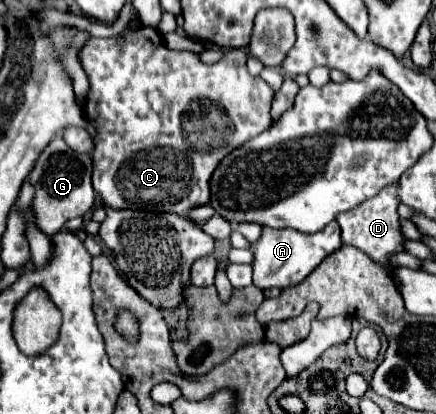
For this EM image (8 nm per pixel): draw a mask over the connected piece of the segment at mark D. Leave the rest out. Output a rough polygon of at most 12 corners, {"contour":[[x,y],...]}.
{"contour":[[397,185],[335,221],[345,245],[387,267],[403,251]]}

